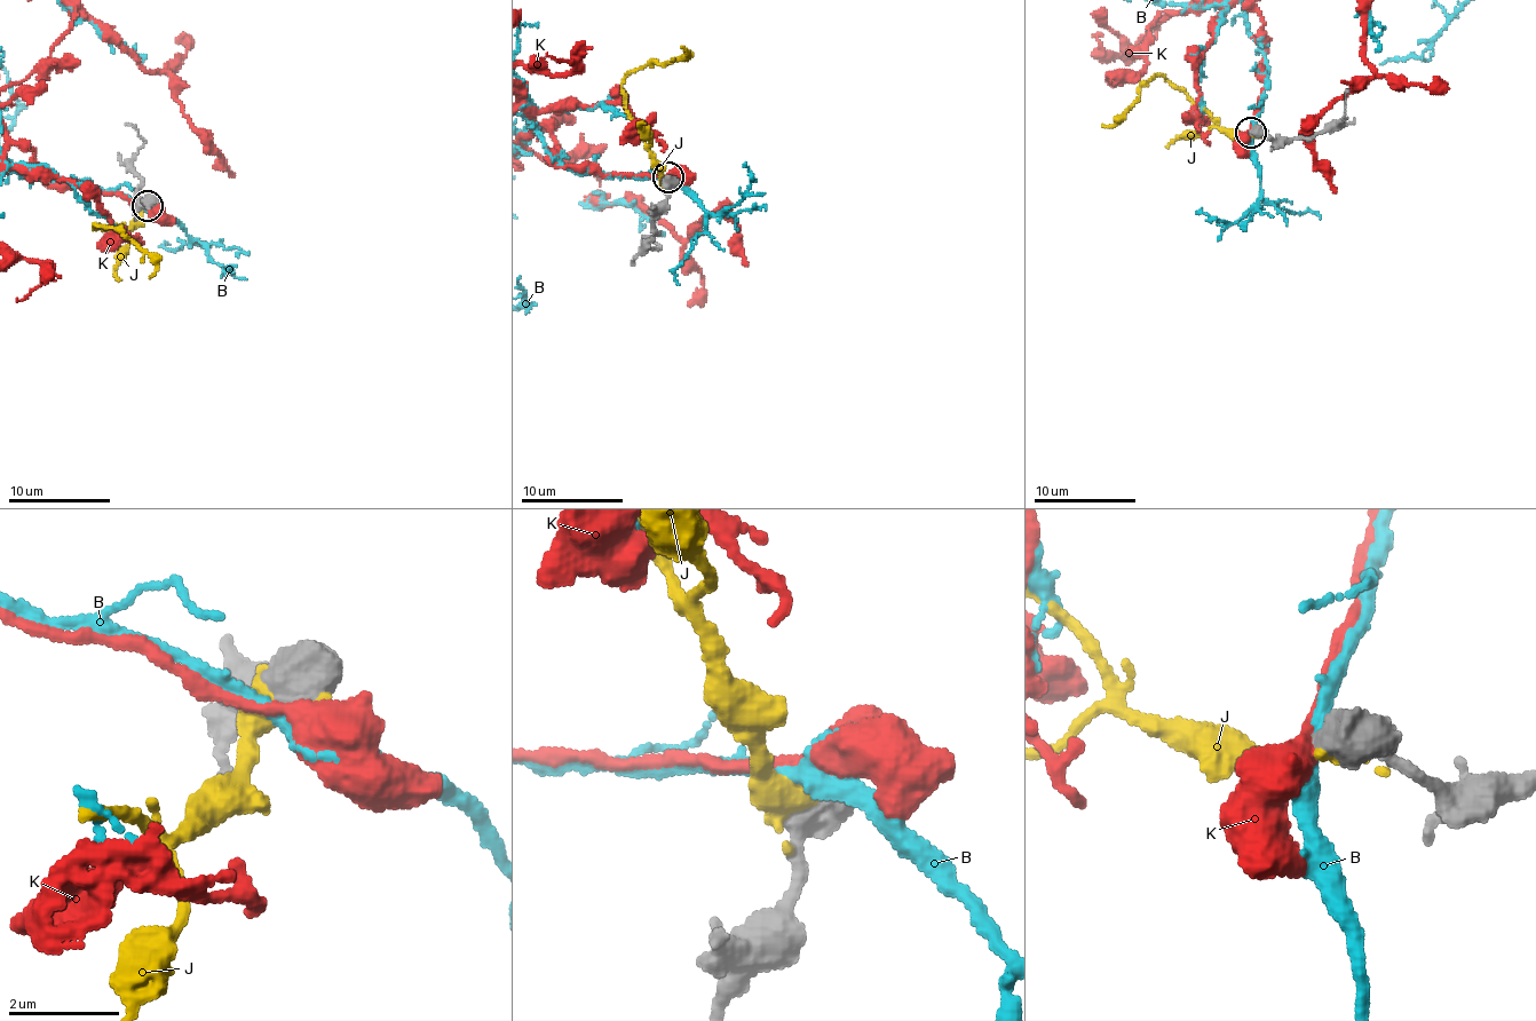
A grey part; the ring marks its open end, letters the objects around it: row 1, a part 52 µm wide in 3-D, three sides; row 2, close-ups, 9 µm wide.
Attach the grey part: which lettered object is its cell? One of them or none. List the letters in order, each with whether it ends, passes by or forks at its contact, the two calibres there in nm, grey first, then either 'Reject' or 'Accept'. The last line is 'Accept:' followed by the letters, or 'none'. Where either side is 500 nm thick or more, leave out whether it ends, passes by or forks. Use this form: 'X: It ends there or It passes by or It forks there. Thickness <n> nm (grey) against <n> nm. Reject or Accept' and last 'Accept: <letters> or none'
B: Thickness 750 nm (grey) against 260 nm. Reject
J: Thickness 1000 nm (grey) against 600 nm. Reject
K: Thickness 750 nm (grey) against 440 nm. Reject
Accept: none

